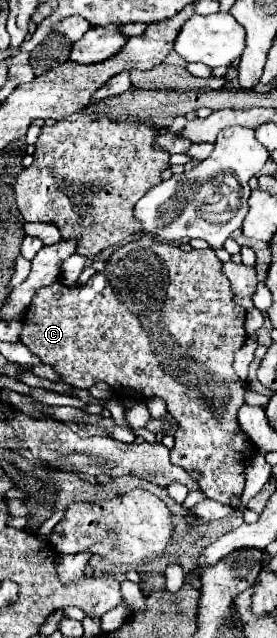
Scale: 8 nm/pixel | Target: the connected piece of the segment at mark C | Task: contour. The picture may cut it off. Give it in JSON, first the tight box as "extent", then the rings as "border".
{"extent":[20,236,252,504],"border":[[[142,236],[134,242],[128,242],[124,246],[120,246],[106,262],[106,268],[98,274],[94,274],[86,284],[80,286],[64,286],[60,280],[38,288],[32,304],[24,316],[24,326],[20,332],[20,342],[26,344],[30,348],[30,352],[34,352],[44,364],[50,364],[62,378],[64,382],[72,384],[74,388],[82,388],[88,390],[92,386],[92,382],[96,380],[104,380],[112,386],[114,392],[118,392],[116,396],[120,398],[152,398],[158,396],[162,400],[166,400],[166,408],[168,414],[178,422],[178,438],[174,448],[170,450],[170,460],[176,466],[182,466],[186,470],[198,470],[202,474],[200,478],[200,488],[202,492],[212,498],[218,500],[222,504],[230,504],[230,496],[234,494],[242,494],[244,490],[244,464],[252,454],[252,444],[250,438],[242,432],[242,428],[238,426],[236,420],[236,412],[238,408],[244,404],[244,384],[240,382],[240,378],[236,376],[236,372],[232,370],[232,360],[234,360],[234,352],[244,344],[246,340],[246,332],[244,332],[244,316],[246,312],[234,304],[234,294],[230,290],[230,282],[226,278],[226,274],[222,274],[222,262],[216,256],[214,250],[190,250],[190,252],[182,252],[182,248],[168,244],[168,242],[160,242],[152,236]]]}

